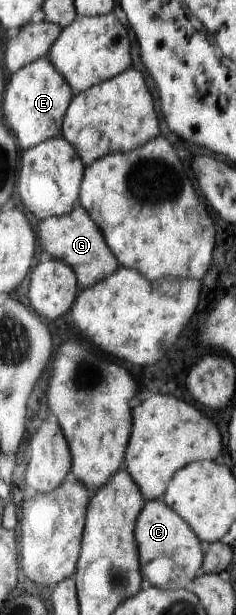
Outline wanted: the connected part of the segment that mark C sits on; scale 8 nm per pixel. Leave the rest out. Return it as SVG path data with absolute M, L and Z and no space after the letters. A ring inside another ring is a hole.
M158 500L145 502L135 524L134 538L138 547L141 568L145 569L151 561L155 561L160 556L165 556L167 559L171 559L171 561L167 561L167 567L173 565L173 573L179 573L179 577L177 575L169 577L169 571L161 573L161 569L159 569L159 573L147 573L145 575L145 579L150 579L153 582L163 582L163 585L167 585L167 588L160 585L161 589L178 590L179 588L185 588L196 577L197 569L204 562L200 539L185 523L185 520L180 515L177 515L176 511L169 509L165 502Z

